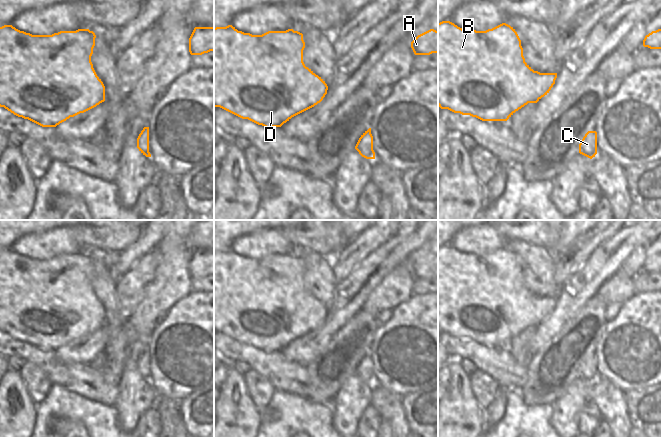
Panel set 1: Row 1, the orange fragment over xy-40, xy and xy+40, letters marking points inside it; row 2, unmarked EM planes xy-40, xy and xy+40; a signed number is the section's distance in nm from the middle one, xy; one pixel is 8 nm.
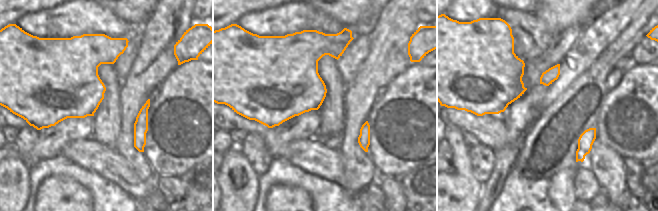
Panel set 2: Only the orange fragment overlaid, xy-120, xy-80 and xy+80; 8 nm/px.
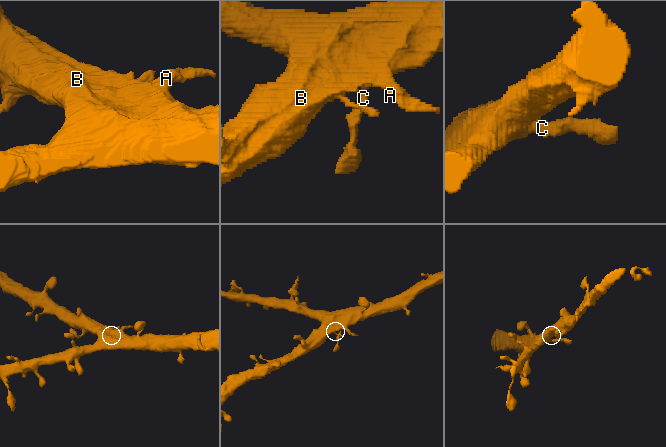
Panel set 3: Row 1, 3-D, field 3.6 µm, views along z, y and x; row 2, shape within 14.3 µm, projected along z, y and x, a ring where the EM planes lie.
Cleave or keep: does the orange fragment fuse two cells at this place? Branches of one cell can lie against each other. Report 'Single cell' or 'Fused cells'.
Single cell.

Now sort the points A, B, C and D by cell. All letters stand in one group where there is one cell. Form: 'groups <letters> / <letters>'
groups A B C D

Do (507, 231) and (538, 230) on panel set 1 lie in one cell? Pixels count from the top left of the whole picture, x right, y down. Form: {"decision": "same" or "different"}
{"decision": "same"}

